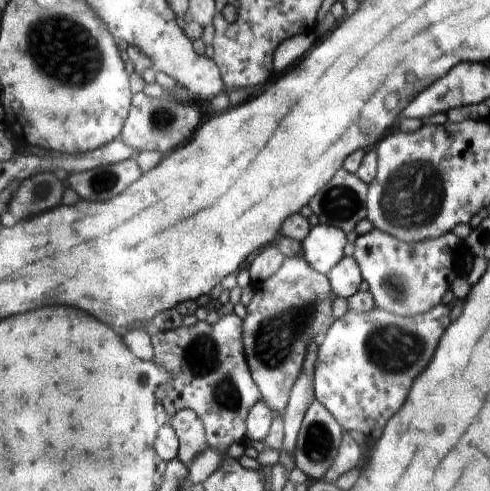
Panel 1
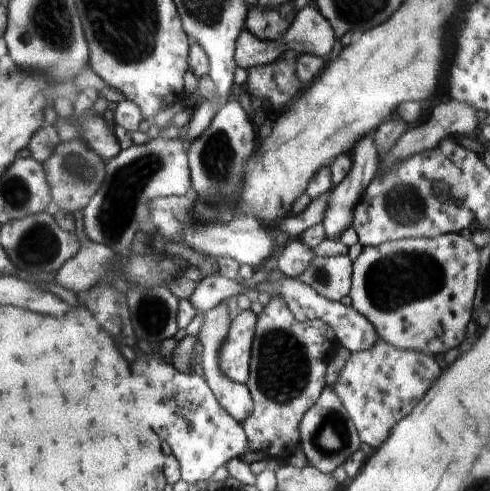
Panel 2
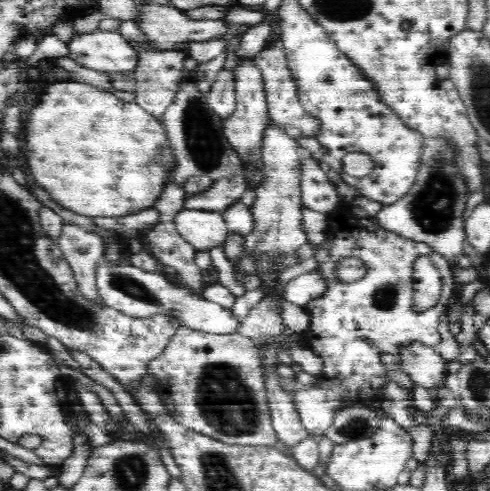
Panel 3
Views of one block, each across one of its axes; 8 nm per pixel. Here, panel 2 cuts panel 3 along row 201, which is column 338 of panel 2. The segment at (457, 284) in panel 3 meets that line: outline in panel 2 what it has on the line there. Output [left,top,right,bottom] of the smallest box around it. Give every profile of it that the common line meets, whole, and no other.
[301,386,363,474]

